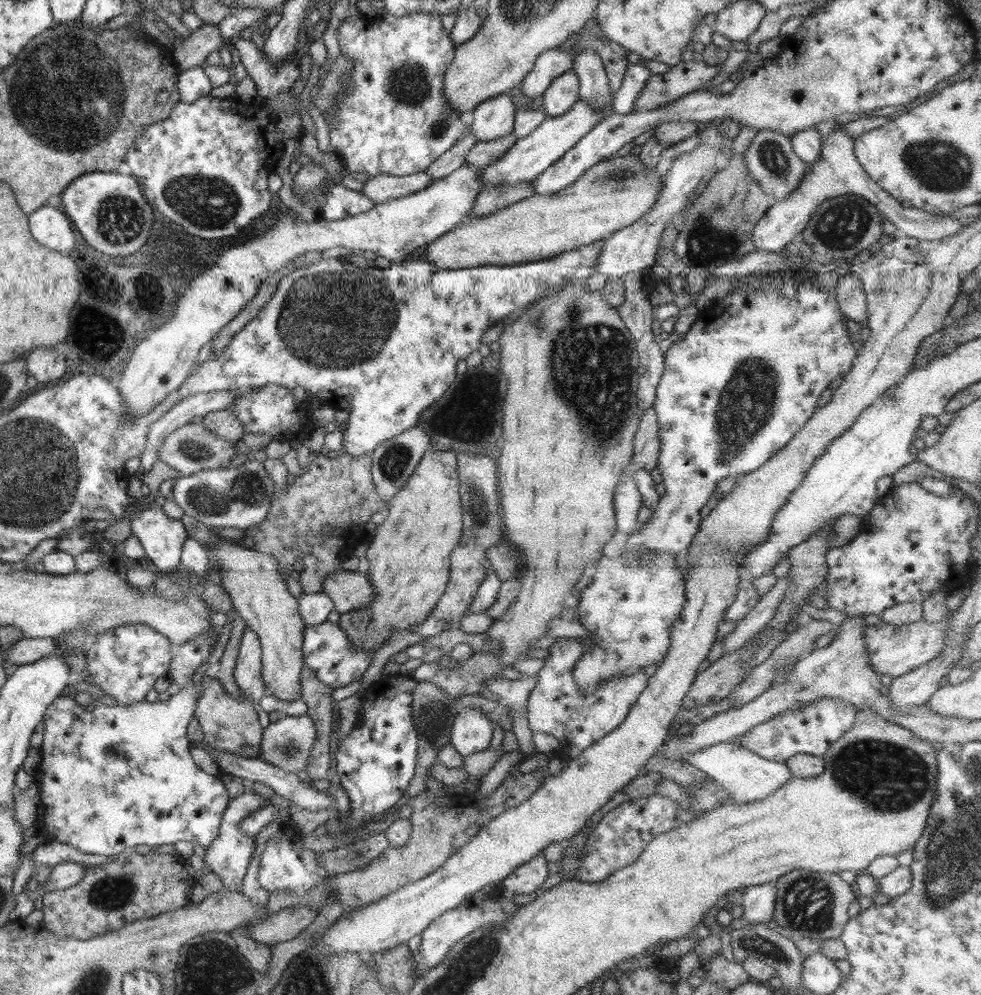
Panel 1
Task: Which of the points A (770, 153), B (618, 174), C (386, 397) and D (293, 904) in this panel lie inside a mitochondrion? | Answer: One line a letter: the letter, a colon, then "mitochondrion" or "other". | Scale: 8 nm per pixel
A: mitochondrion
B: mitochondrion
C: other
D: other

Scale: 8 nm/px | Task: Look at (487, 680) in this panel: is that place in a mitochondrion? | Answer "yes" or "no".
no

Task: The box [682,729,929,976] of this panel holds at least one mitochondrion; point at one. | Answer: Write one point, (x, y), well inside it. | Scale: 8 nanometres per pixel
(807, 902)

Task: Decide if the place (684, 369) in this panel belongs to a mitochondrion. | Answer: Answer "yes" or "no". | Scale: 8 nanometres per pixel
no

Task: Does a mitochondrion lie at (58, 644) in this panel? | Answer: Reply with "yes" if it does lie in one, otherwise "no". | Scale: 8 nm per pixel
no

